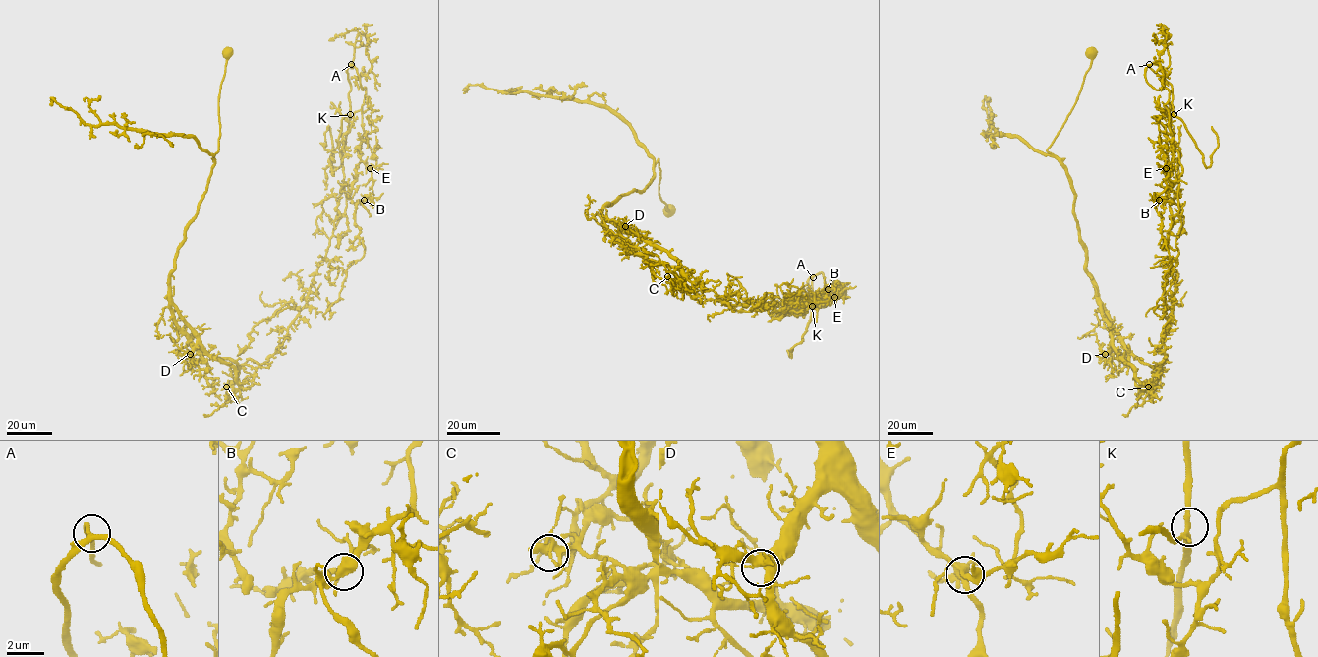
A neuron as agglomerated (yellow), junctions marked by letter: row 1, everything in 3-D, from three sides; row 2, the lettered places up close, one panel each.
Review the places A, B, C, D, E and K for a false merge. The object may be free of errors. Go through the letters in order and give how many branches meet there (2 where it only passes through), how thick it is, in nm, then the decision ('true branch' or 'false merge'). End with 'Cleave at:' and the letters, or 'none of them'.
A: 3 branches meet; 280 nm thick; true branch
B: 4 branches meet; 460 nm thick; true branch
C: 5 branches meet; 130 nm thick; false merge
D: 5 branches meet; 400 nm thick; true branch
E: 3 branches meet; 260 nm thick; true branch
K: 4 branches meet; 320 nm thick; true branch
Cleave at: C

